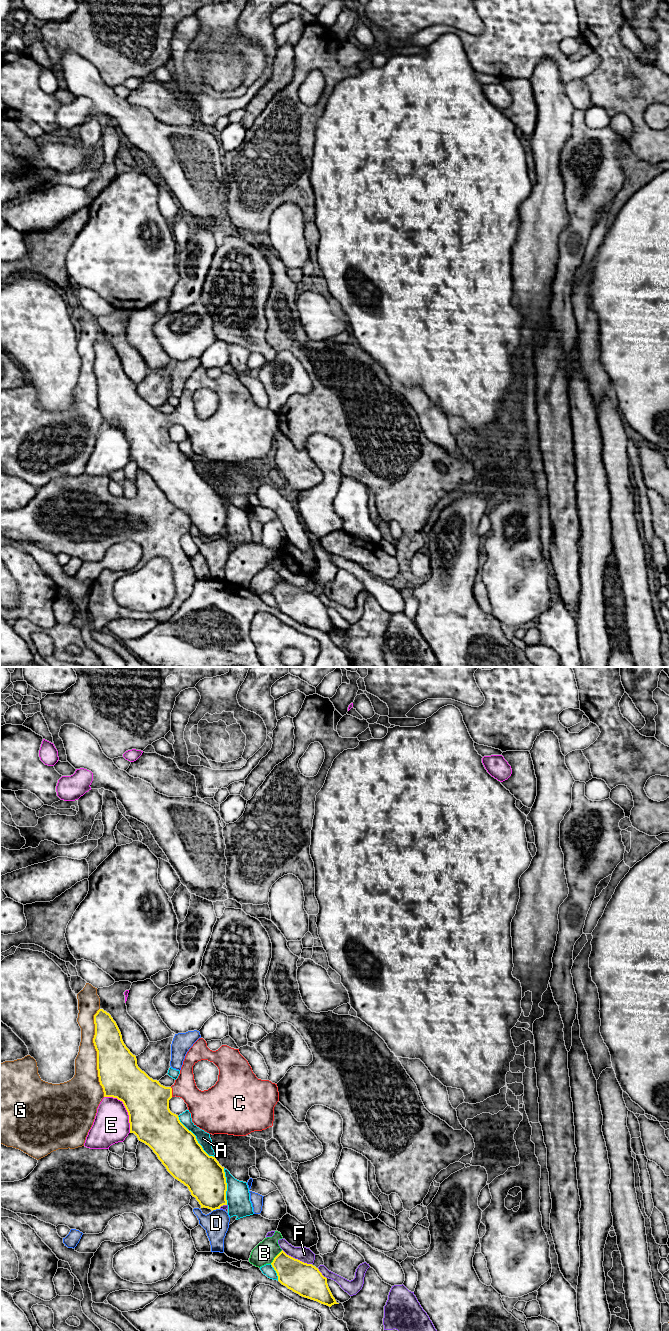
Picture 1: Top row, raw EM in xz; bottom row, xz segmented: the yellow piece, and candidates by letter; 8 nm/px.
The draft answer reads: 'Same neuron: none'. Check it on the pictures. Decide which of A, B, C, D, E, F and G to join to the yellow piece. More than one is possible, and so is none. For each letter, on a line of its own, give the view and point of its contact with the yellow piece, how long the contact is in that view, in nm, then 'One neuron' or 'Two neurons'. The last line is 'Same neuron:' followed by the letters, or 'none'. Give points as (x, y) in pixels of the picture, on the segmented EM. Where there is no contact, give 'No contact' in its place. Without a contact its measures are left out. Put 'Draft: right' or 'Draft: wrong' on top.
Draft: wrong
A: Touches yellow at xz (195, 1138). Shared border 440 nm. Two neurons
B: Touches yellow at xz (275, 1257). Shared border 150 nm. Two neurons
C: Touches yellow at xz (171, 1092). Shared border 80 nm. One neuron
D: Touches yellow at xz (215, 1209). Shared border 70 nm. Two neurons
E: Touches yellow at xz (125, 1107). Shared border 360 nm. Two neurons
F: Touches yellow at xz (297, 1259). Shared border 260 nm. Two neurons
G: Touches yellow at xz (97, 1052). Shared border 700 nm. Two neurons
Same neuron: C

